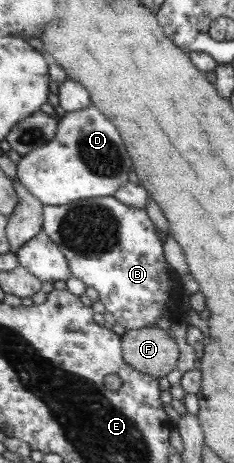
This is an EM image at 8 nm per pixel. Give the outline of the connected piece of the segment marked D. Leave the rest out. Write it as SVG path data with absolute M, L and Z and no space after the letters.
M93 103L88 109L67 112L57 138L19 161L18 176L42 206L110 197L130 181L132 157L128 151L119 127Z

